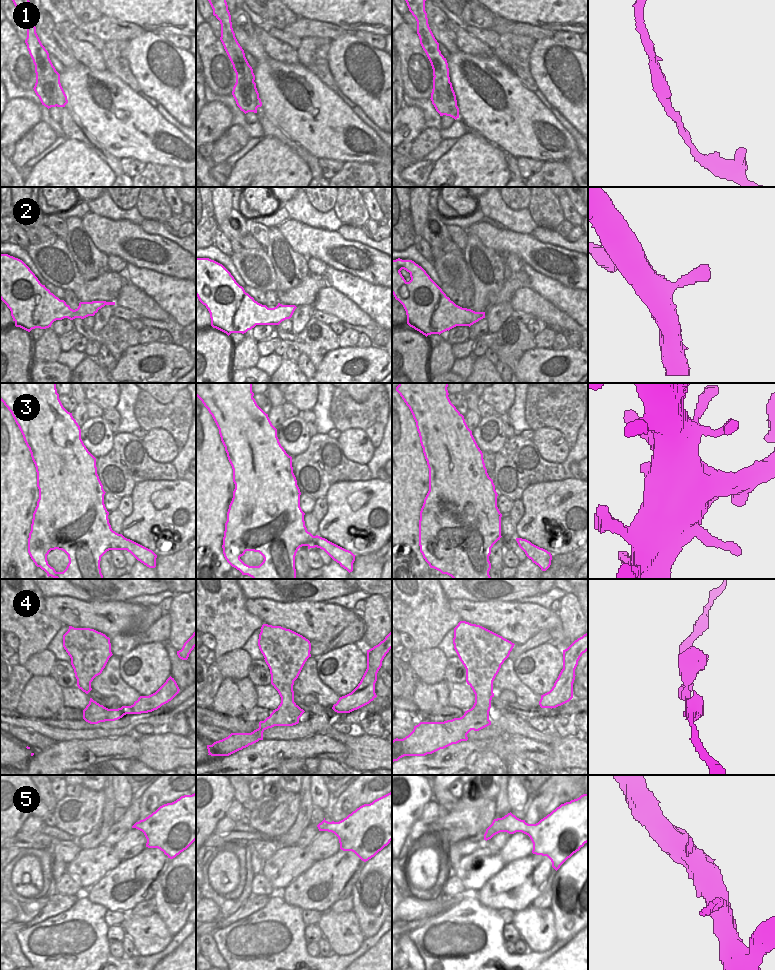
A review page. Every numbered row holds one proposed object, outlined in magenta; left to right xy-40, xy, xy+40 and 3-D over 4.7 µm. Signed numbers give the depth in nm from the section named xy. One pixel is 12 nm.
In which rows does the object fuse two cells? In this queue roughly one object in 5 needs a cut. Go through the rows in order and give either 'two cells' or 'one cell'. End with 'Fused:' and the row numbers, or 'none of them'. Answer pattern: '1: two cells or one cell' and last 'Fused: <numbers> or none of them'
1: one cell
2: one cell
3: one cell
4: one cell
5: one cell
Fused: none of them

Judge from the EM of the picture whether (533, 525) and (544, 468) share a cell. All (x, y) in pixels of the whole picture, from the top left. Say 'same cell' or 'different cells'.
different cells

